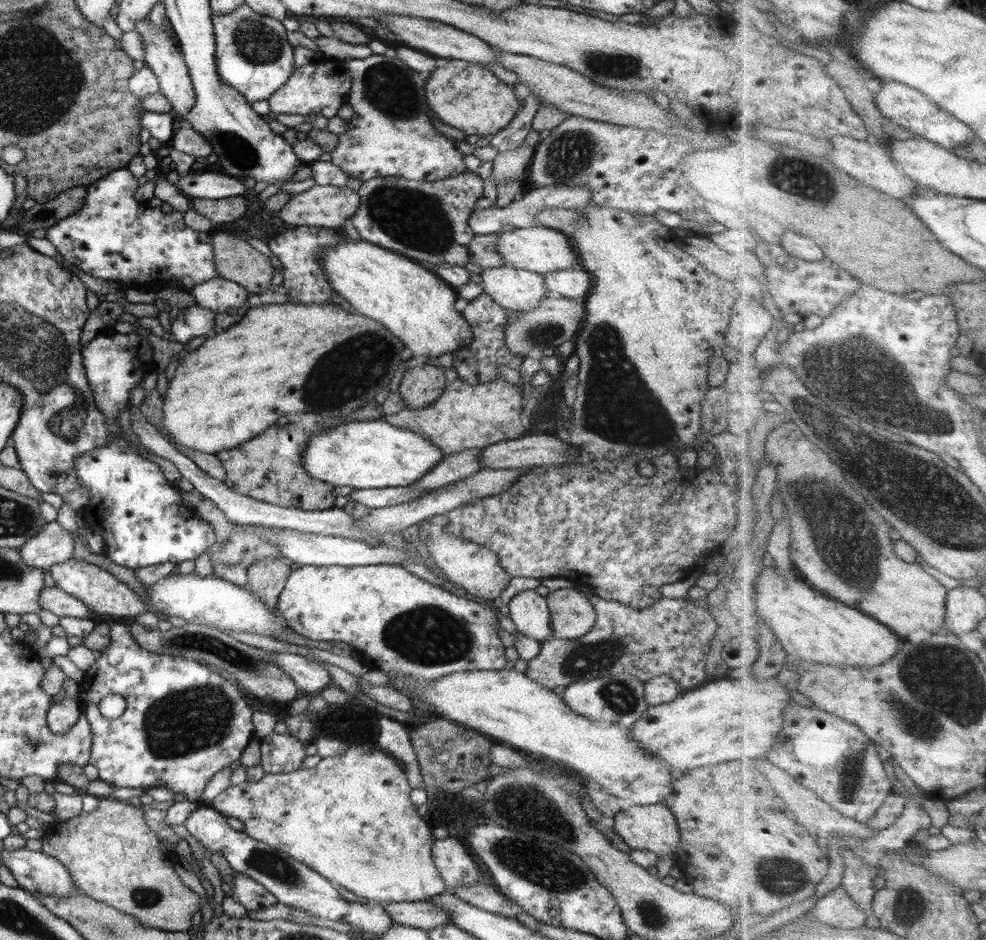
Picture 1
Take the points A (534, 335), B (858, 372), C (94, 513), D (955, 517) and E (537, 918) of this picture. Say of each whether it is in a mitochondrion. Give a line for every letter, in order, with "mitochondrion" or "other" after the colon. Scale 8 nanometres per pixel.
A: mitochondrion
B: mitochondrion
C: other
D: mitochondrion
E: other

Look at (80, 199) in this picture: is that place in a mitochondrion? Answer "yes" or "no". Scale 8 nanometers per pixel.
no

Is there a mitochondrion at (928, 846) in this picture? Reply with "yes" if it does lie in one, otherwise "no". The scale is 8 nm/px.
no

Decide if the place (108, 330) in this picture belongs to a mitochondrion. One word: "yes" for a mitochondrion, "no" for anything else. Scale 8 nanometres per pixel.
no

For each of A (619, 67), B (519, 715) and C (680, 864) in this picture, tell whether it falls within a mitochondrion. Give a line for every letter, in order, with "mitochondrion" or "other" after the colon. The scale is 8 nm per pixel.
A: mitochondrion
B: other
C: other

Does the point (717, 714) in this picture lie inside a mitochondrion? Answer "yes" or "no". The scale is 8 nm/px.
no

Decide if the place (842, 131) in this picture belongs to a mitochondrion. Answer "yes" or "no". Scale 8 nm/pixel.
no

